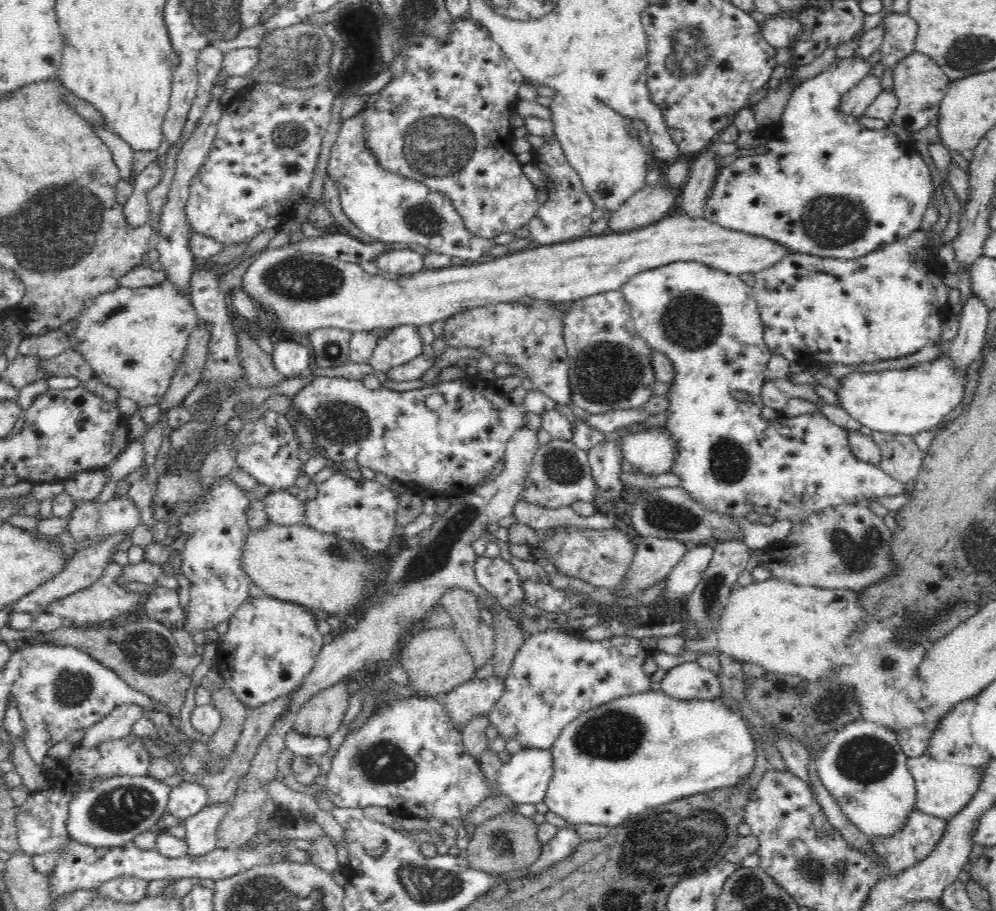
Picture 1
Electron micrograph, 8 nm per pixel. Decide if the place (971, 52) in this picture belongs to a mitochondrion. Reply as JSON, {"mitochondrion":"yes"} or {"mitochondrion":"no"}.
{"mitochondrion":"yes"}

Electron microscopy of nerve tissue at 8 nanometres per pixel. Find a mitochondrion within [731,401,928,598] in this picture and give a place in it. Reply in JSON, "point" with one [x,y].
{"point":[859,546]}

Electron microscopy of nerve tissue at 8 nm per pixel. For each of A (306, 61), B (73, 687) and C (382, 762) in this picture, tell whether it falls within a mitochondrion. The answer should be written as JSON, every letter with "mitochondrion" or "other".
{"A":"mitochondrion","B":"mitochondrion","C":"mitochondrion"}

